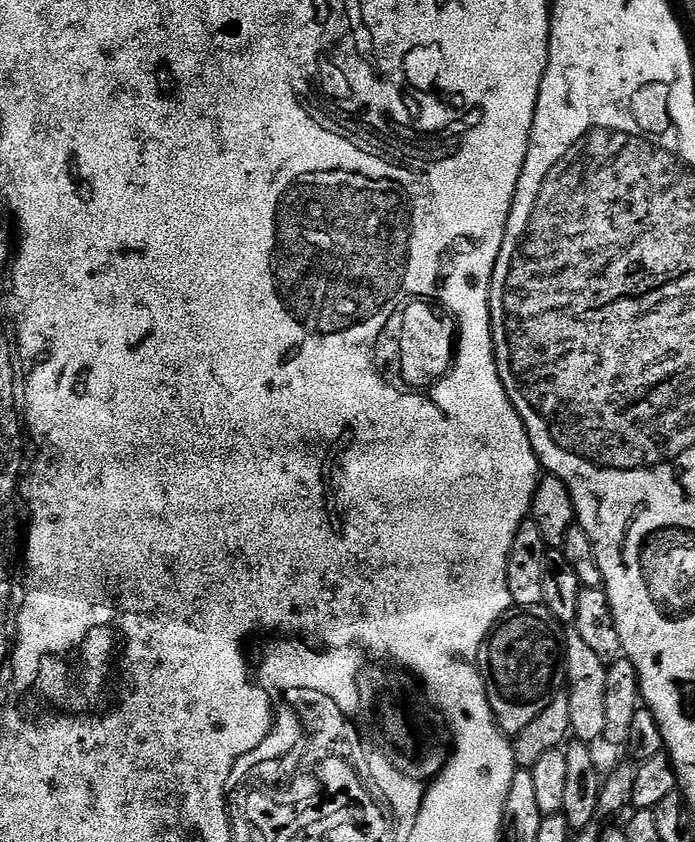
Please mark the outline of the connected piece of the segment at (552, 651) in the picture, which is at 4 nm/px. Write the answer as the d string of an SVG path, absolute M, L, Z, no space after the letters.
M536 610L509 611L481 644L476 659L490 710L501 732L509 738L515 738L529 722L534 722L550 706L554 690L566 684L568 657L561 625L552 616L540 614Z

